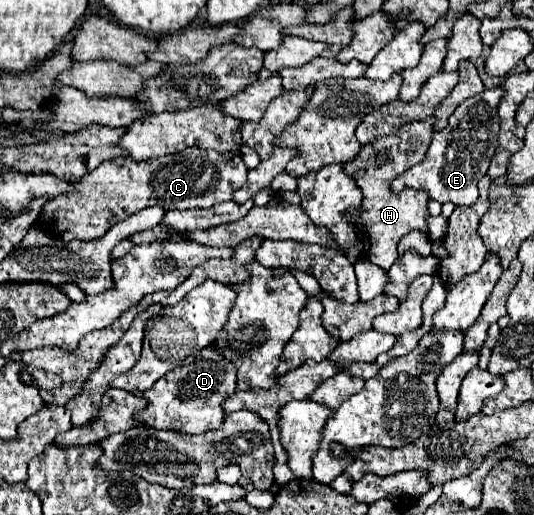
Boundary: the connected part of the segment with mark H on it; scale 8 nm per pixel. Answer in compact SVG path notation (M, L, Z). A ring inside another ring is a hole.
M432 119L404 123L394 135L378 137L374 143L362 145L360 153L352 161L342 163L344 173L354 179L354 183L362 189L364 195L360 209L354 213L356 231L360 235L360 241L364 243L366 257L382 269L392 267L392 263L396 261L396 247L404 235L418 229L426 237L430 237L426 223L428 195L424 195L424 191L412 191L412 189L404 189L402 193L392 193L390 183L424 159L432 139L432 125L434 125Z

